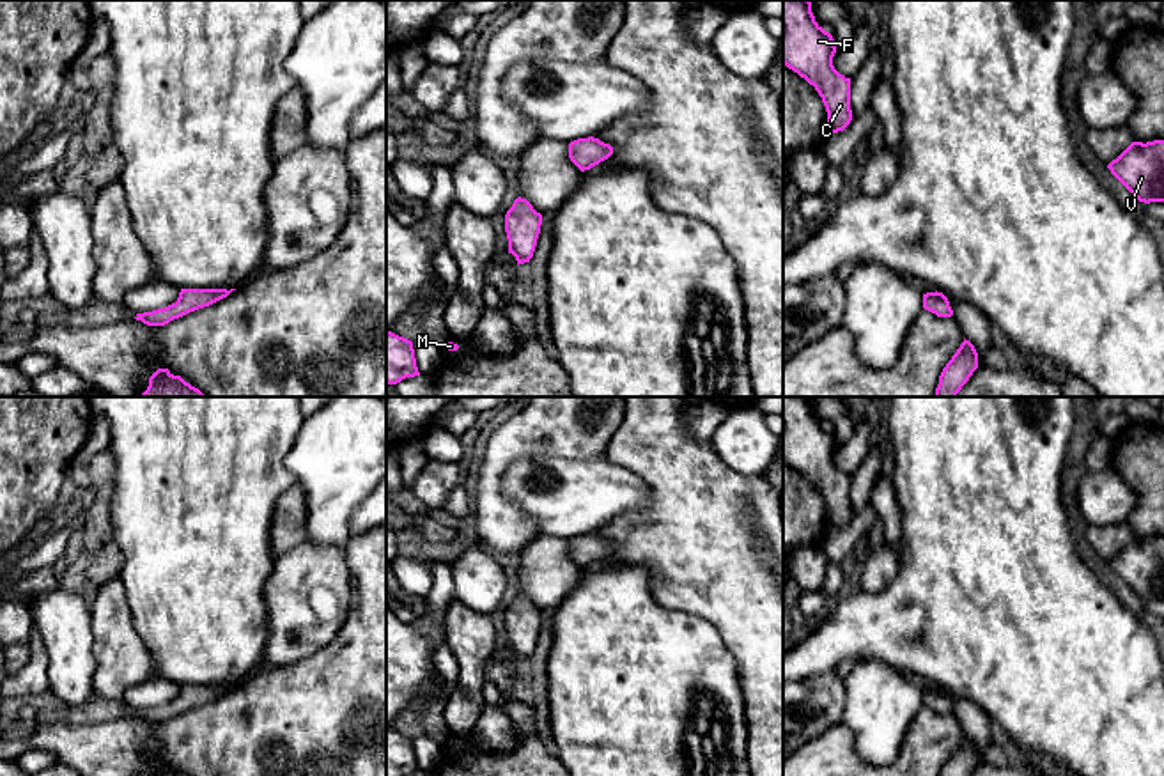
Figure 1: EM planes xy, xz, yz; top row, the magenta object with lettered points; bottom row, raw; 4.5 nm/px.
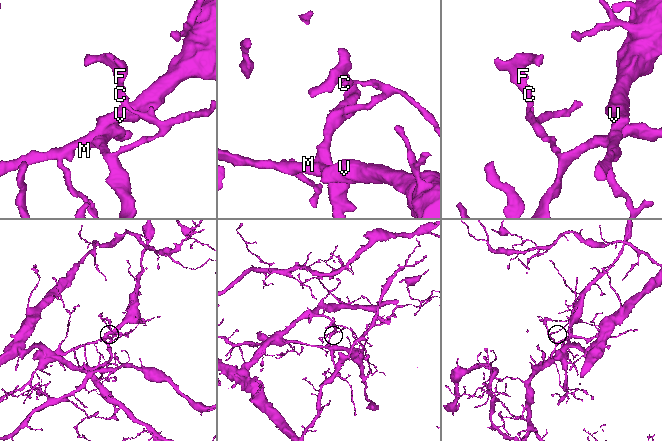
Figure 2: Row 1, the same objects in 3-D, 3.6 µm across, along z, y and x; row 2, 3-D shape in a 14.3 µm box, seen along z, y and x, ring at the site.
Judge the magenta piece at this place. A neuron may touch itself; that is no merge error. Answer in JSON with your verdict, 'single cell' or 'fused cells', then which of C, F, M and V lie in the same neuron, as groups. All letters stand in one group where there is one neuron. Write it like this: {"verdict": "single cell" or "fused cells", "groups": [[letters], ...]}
{"verdict": "fused cells", "groups": [["C", "F", "V"], ["M"]]}

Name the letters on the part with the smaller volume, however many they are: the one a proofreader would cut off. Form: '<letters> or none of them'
C, F, V

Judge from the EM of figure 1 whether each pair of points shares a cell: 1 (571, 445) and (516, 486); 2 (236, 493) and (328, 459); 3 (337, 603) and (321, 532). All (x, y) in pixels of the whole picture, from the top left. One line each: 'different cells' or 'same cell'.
1: different cells
2: different cells
3: different cells

